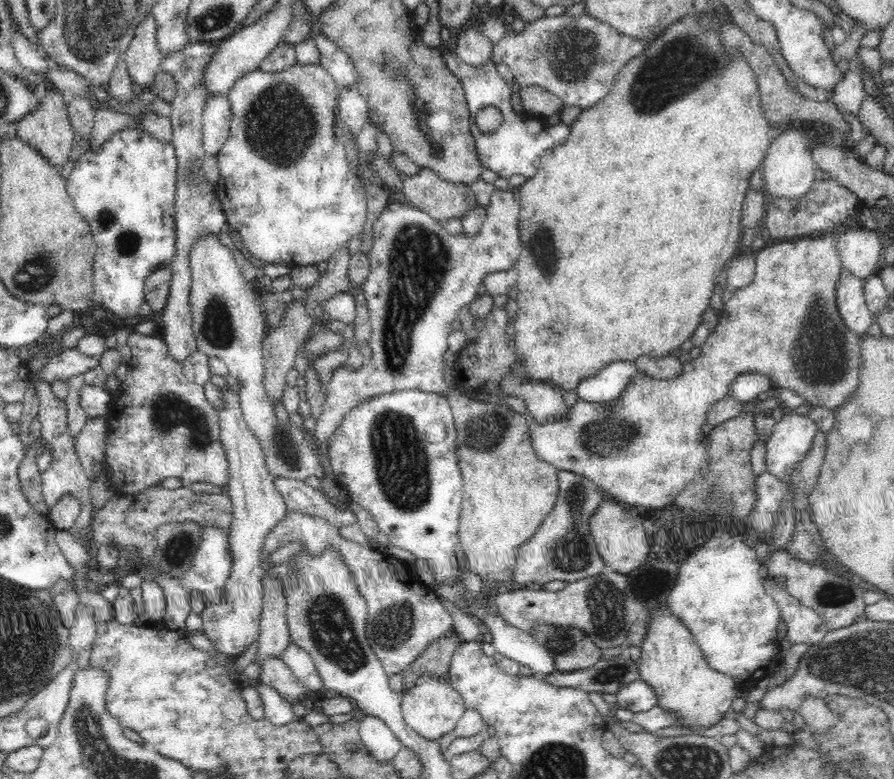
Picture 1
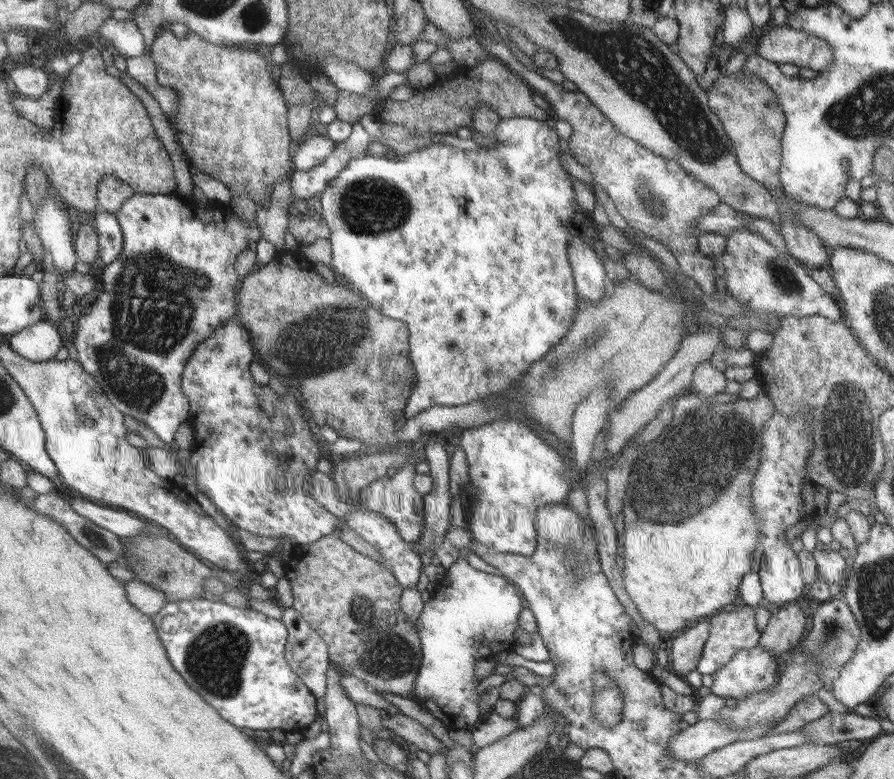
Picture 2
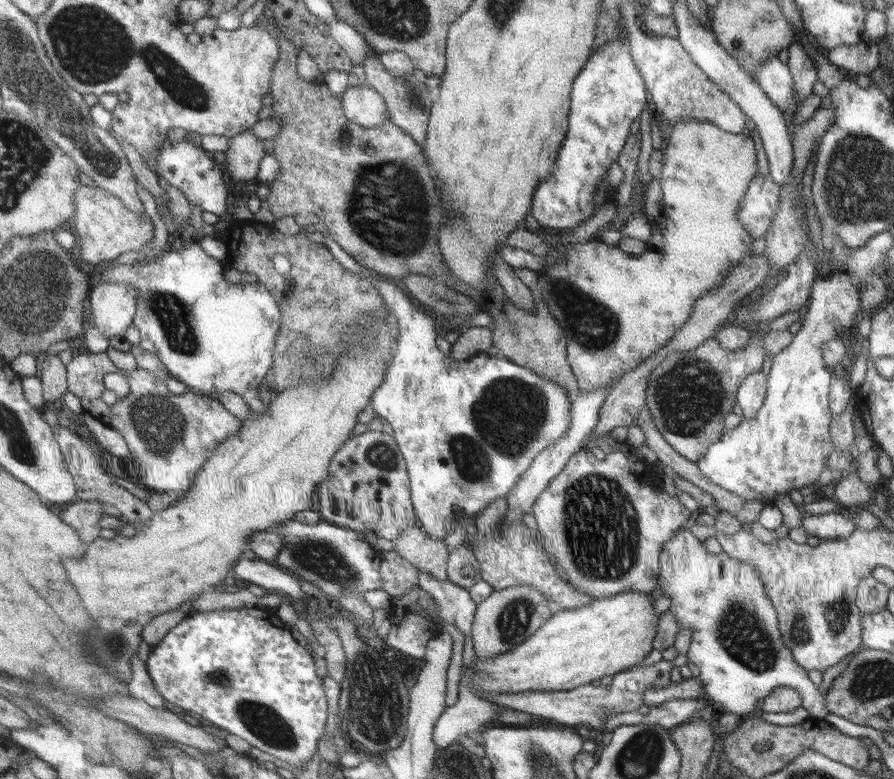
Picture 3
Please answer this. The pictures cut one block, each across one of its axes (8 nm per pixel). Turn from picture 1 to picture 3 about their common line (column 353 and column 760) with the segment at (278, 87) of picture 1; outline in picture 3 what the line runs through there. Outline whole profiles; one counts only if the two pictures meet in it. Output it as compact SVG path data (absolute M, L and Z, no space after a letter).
M756 174L752 182L748 185L746 196L740 201L739 220L748 234L752 238L758 239L760 236L766 236L768 230L772 227L772 222L780 209L780 188L776 181L772 180L769 174Z

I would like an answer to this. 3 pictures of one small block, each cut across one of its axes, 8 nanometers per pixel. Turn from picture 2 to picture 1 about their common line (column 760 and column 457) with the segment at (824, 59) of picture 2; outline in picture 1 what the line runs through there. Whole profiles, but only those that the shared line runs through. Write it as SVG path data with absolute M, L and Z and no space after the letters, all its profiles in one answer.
M474 28L460 32L456 40L455 53L470 66L480 66L491 61L494 44Z

